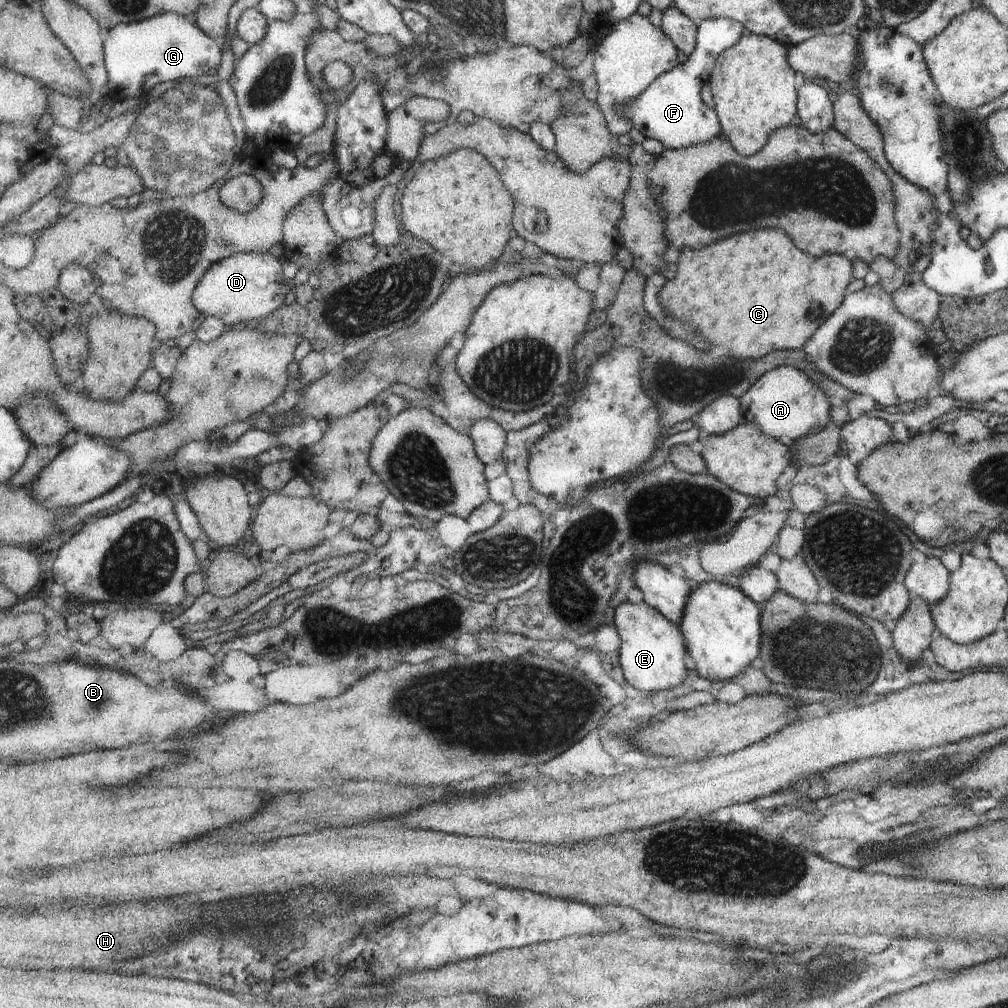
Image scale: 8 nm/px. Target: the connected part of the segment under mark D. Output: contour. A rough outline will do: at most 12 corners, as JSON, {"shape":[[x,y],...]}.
{"shape":[[273,254],[216,263],[191,296],[239,327],[265,319],[293,290]]}

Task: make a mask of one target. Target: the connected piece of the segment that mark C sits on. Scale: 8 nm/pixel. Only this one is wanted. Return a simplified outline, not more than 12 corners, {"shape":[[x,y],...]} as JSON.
{"shape":[[779,228],[679,252],[659,302],[713,346],[800,350],[852,257]]}

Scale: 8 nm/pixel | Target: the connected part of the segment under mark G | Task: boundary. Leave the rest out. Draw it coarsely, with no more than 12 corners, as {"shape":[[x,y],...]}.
{"shape":[[164,13],[103,30],[109,98],[217,76],[220,42]]}

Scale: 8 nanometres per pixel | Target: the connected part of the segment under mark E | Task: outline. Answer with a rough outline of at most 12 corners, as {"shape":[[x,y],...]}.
{"shape":[[645,602],[614,621],[627,683],[647,692],[683,685],[689,650],[679,625]]}

